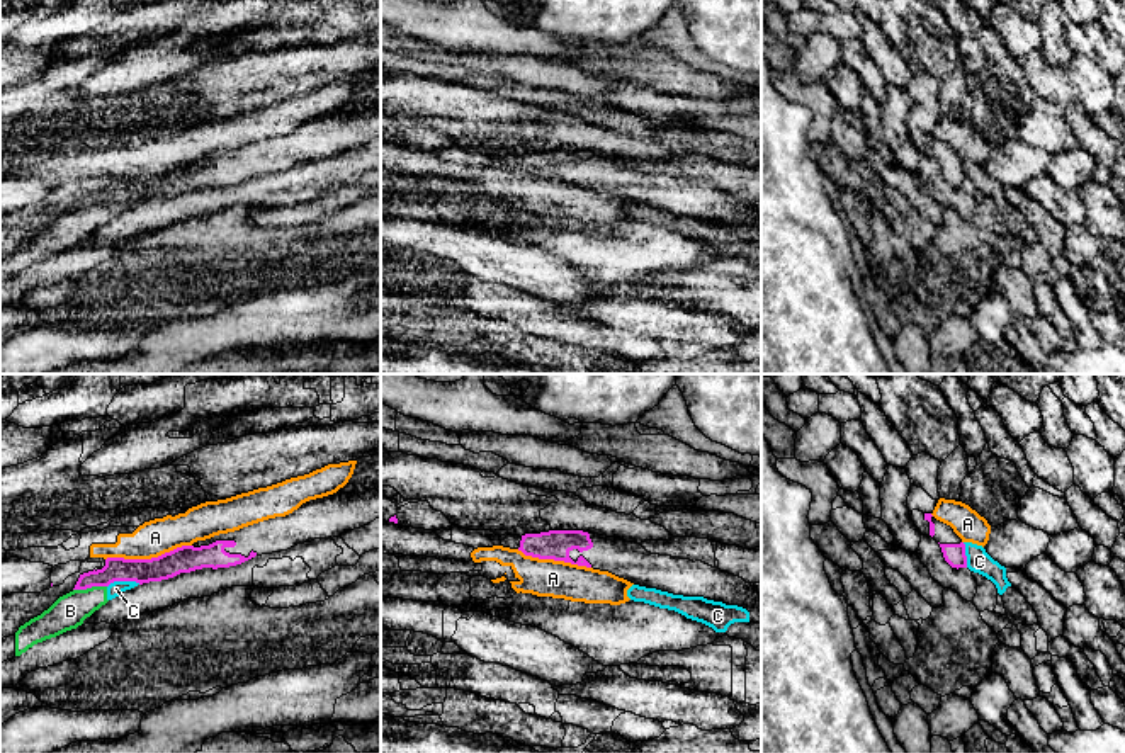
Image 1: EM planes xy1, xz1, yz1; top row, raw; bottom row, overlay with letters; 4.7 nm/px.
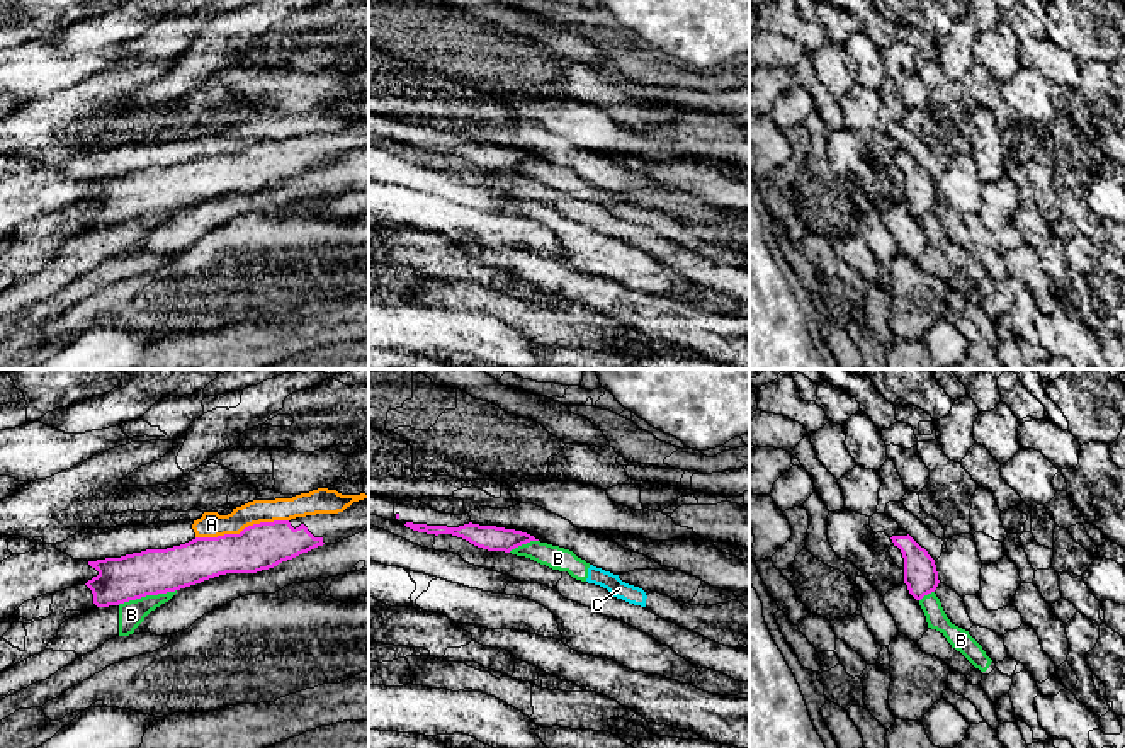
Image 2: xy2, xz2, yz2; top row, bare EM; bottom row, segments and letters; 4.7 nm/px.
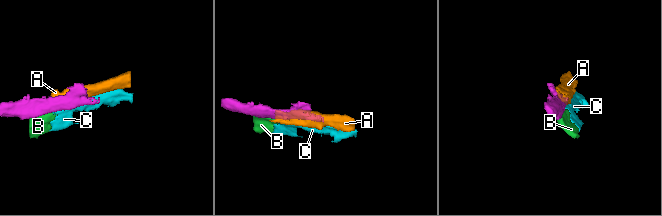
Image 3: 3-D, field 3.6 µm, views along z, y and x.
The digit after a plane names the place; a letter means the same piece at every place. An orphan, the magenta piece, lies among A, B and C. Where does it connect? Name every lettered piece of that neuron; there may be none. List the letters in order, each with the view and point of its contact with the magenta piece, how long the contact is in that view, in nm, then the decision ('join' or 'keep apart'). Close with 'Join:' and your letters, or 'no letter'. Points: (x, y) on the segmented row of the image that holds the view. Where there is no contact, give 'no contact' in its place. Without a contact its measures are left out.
A: xy2 (243, 529) | 440 nm | keep apart
B: xy2 (146, 594) | 280 nm | keep apart
C: xy1 (123, 580) | 160 nm | keep apart
Join: no letter

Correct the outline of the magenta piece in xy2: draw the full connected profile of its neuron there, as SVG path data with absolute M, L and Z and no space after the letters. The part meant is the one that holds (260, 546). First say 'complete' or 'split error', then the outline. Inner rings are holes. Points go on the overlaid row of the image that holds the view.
split error; M369 498L338 514L260 522L240 534L195 537L167 549L88 561L99 571L85 585L97 607L175 592L226 573L257 573L323 544L369 531Z

